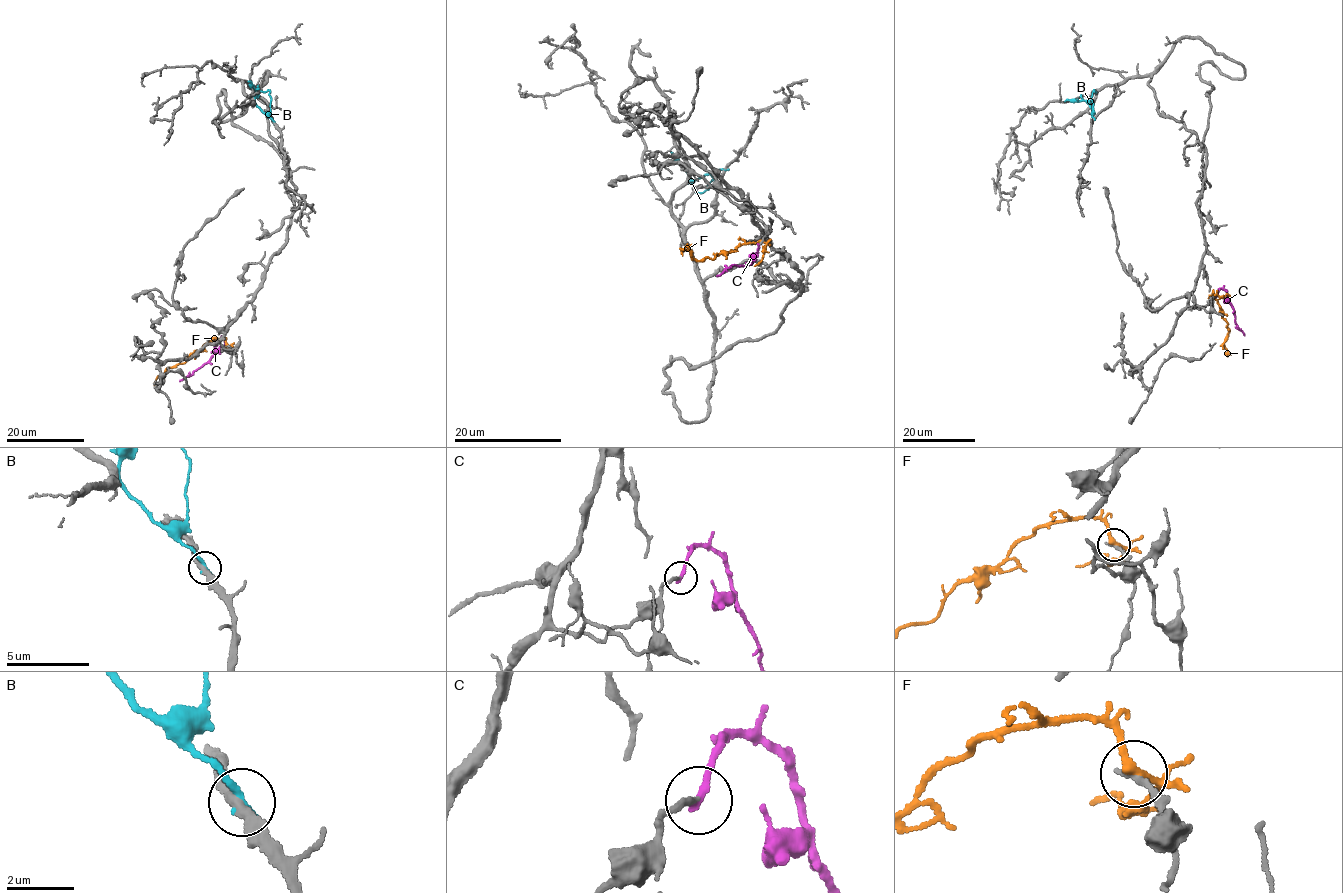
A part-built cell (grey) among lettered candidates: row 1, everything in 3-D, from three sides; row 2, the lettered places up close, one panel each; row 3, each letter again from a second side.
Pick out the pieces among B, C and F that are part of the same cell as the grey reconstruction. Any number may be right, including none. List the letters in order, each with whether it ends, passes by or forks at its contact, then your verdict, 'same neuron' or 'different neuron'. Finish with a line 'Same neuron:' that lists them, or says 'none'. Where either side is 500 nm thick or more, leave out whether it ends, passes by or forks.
B: it ends | different neuron
C: it ends | different neuron
F: it forks | different neuron
Same neuron: none

